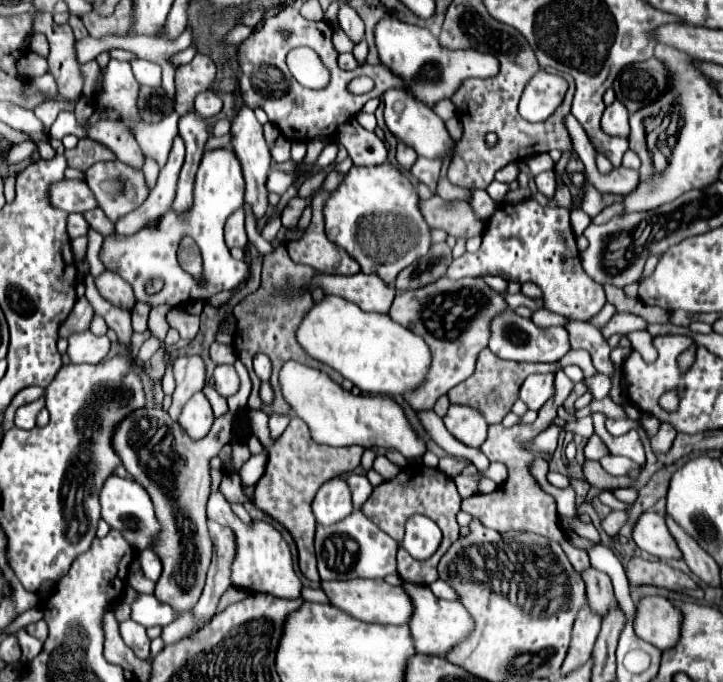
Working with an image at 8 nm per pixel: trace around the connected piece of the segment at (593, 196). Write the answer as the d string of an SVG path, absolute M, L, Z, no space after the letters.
M585 179L583 185L583 203L581 209L589 215L595 217L599 211L603 211L607 205L615 205L615 203L623 203L625 195L613 195L613 193L601 193L593 187L593 183L589 179Z

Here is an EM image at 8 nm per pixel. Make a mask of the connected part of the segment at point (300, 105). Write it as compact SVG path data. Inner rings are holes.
M287 7L279 15L265 21L265 27L261 31L253 31L247 41L239 47L239 93L243 97L243 103L251 109L261 107L269 121L281 131L283 137L289 141L311 141L315 137L333 137L347 119L353 119L365 105L365 101L381 97L387 89L399 89L405 87L405 81L389 71L385 65L361 65L355 71L343 71L337 67L337 51L331 43L331 27L329 23L311 23L303 19L297 11L297 7ZM281 29L289 35L281 35ZM295 47L311 47L323 61L323 65L331 73L331 81L325 89L307 89L295 81L295 77L287 69L287 53ZM367 75L375 81L375 87L365 95L351 95L347 91L347 85L351 79Z

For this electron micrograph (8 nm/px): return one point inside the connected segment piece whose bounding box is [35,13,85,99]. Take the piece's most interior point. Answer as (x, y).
(63, 63)

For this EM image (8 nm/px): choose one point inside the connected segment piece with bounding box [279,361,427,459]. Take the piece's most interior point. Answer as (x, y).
(336, 417)

